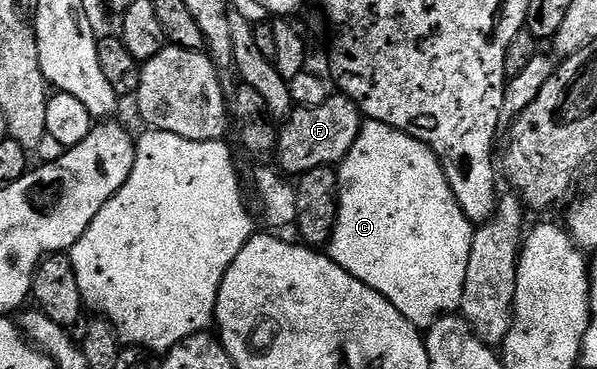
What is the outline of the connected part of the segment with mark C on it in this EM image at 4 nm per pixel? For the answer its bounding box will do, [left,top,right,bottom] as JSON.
[328,120,475,328]

